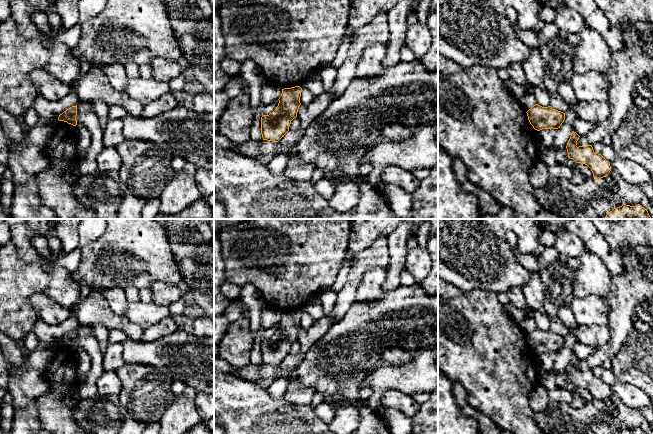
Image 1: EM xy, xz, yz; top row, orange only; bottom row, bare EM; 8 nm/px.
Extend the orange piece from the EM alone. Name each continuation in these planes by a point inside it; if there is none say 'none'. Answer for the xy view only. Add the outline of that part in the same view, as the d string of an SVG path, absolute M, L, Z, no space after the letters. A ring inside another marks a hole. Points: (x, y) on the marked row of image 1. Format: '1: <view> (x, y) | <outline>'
none

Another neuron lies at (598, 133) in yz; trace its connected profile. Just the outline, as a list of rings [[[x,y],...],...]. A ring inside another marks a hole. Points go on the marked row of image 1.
[[[622,22],[619,31],[624,40],[624,45],[620,50],[611,51],[611,61],[606,77],[609,83],[609,103],[611,113],[609,117],[597,124],[595,128],[585,136],[580,136],[577,147],[593,145],[601,142],[606,134],[612,134],[623,123],[632,102],[632,94],[636,87],[636,82],[653,73],[653,23],[635,22],[632,27],[628,22]]]

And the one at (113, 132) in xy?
[[[110,119],[106,127],[103,129],[103,145],[104,147],[117,147],[125,141],[123,136],[123,120]]]

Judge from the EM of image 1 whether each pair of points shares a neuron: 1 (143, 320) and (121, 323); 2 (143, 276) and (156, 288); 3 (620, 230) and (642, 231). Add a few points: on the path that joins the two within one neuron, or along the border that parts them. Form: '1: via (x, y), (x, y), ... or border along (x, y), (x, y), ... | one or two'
1: border along (123, 314), (143, 329) | two
2: border along (175, 284), (155, 281), (149, 287) | two
3: via (625, 230), (637, 230) | one

